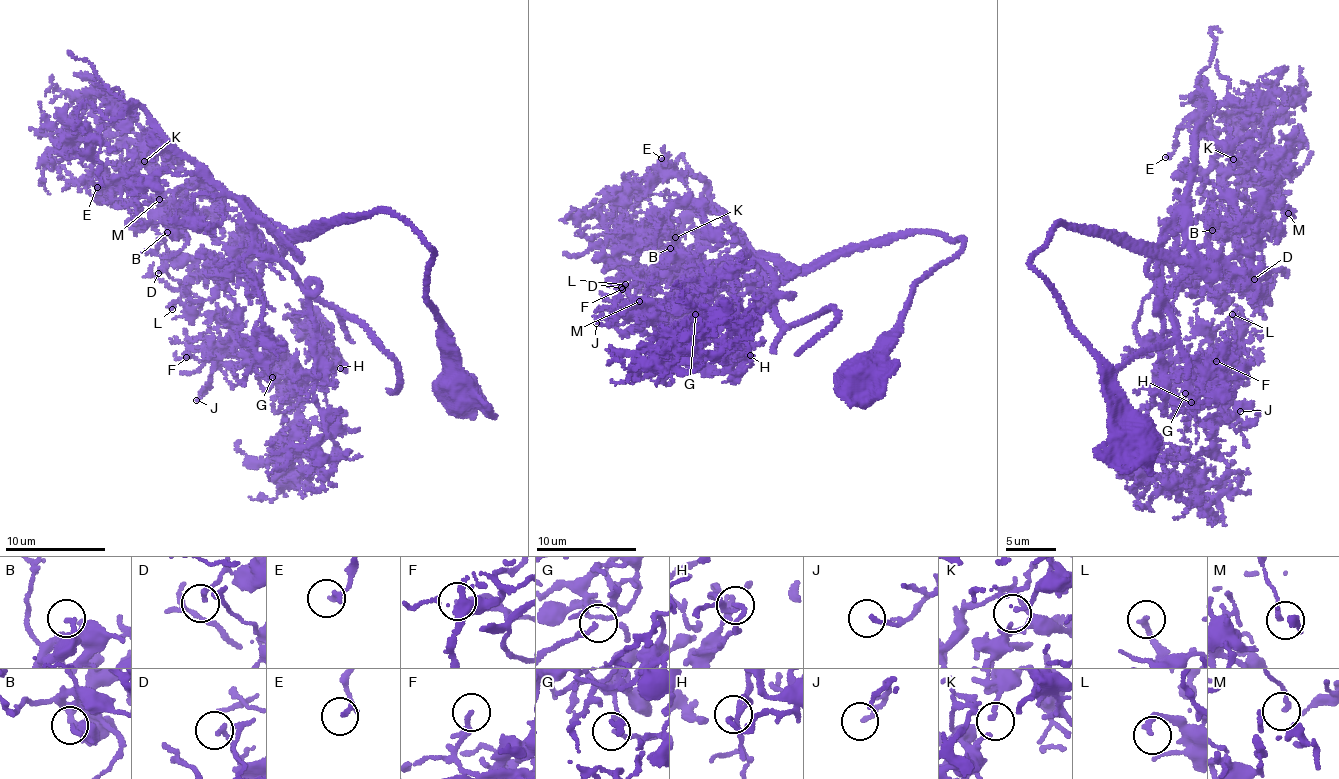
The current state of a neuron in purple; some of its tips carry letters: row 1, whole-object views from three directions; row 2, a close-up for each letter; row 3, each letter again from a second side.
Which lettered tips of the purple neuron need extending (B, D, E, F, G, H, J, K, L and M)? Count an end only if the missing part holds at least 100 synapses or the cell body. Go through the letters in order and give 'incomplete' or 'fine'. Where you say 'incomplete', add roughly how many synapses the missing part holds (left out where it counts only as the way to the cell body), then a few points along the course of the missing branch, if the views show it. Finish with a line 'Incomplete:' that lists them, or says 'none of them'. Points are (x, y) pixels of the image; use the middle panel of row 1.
B: fine
D: fine
E: fine
F: fine
G: fine
H: fine
J: fine
K: fine
L: fine
M: fine
Incomplete: none of them

